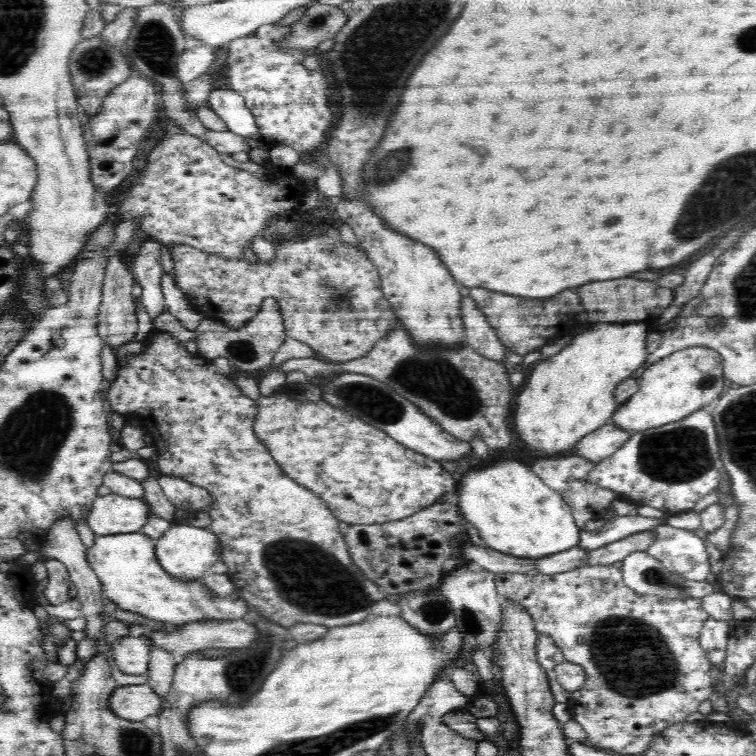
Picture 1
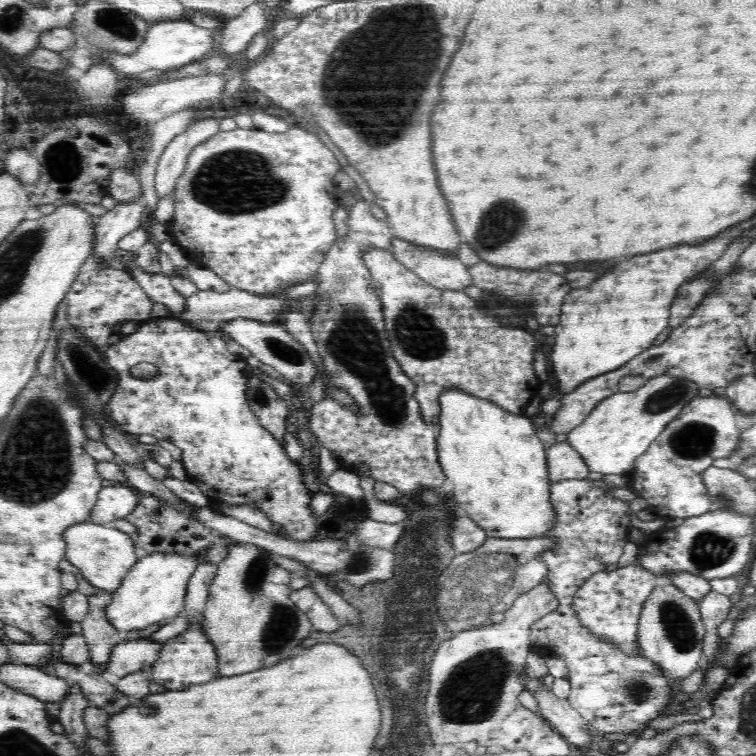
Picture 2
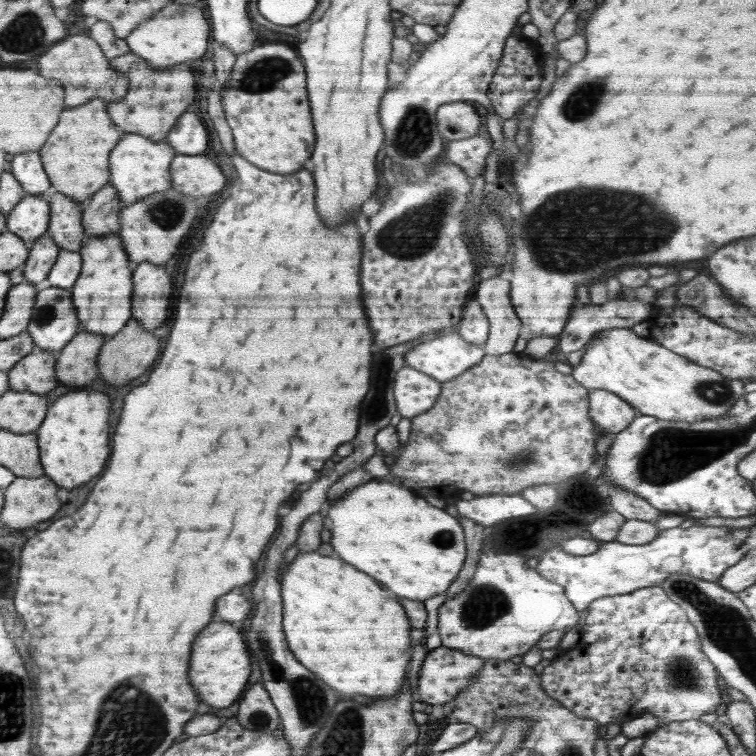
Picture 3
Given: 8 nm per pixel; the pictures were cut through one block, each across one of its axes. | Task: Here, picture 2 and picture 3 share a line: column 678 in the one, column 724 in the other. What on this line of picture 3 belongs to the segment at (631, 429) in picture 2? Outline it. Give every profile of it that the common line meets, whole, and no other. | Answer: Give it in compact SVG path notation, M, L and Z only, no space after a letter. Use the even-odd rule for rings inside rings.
M611 328L604 329L603 331L598 331L597 335L592 338L586 345L584 355L582 356L579 364L573 366L571 376L577 384L584 386L584 388L588 390L596 389L607 391L618 396L619 398L622 398L622 400L624 400L627 404L630 404L632 408L640 411L642 415L655 416L656 418L662 420L686 421L688 424L704 422L704 420L720 420L720 416L728 416L730 408L732 408L732 406L734 406L734 404L736 404L736 402L738 402L738 400L740 400L742 396L746 394L744 389L746 382L742 382L740 380L729 380L726 377L721 376L720 374L718 374L718 372L715 372L711 368L700 366L699 364L696 364L695 362L692 362L691 360L688 360L687 358L684 358L683 356L680 356L679 354L676 354L675 352L664 348L661 344L655 343L650 337L640 337L636 335L636 333L634 333L631 329L625 328Z

